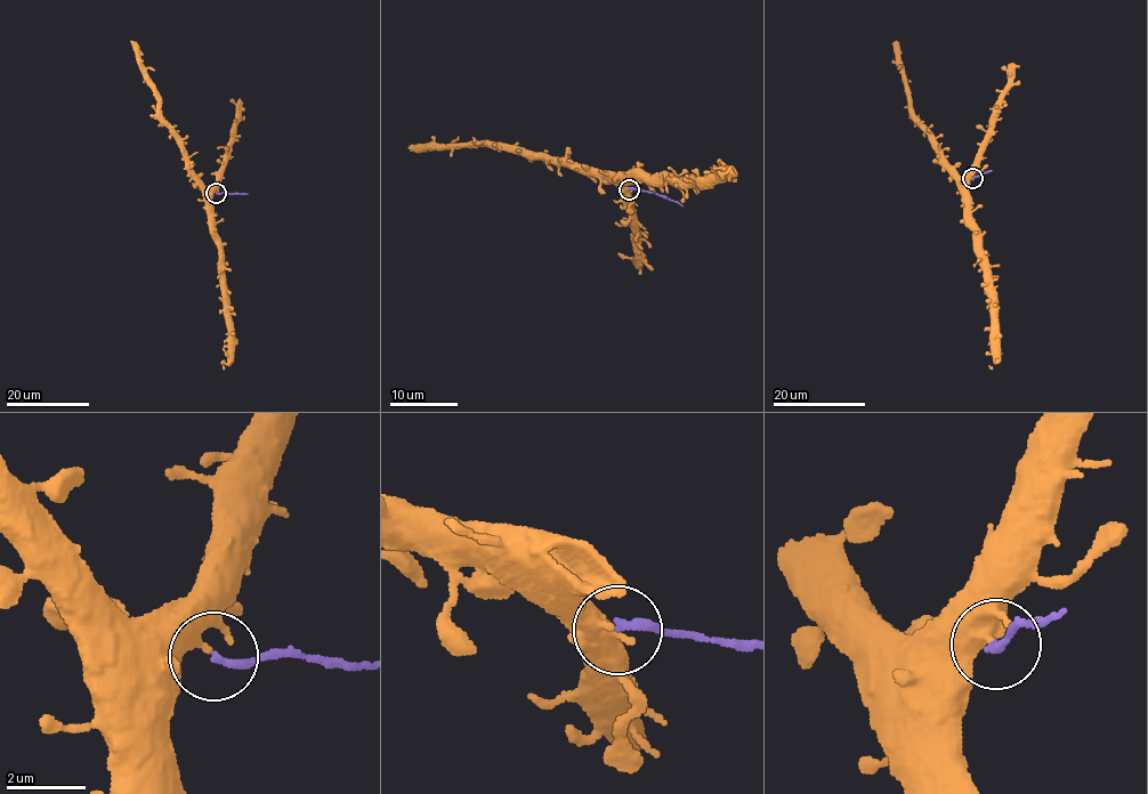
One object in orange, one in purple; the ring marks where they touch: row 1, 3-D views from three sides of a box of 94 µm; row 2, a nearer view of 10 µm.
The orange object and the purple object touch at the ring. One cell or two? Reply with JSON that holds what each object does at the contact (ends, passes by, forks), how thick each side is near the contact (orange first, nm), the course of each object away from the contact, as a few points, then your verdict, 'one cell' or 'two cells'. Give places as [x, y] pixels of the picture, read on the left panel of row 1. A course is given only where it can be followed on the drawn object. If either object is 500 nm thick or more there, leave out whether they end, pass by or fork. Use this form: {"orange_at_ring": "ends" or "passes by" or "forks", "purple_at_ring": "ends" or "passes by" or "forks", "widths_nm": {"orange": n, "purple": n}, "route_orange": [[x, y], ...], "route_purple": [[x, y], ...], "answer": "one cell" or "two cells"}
{"orange_at_ring": "ends", "purple_at_ring": "ends", "widths_nm": {"orange": 440, "purple": 220}, "route_orange": [[216, 192], [207, 191], [192, 169], [183, 144], [162, 116], [160, 96], [130, 41]], "route_purple": [[216, 193], [247, 194]], "answer": "two cells"}

